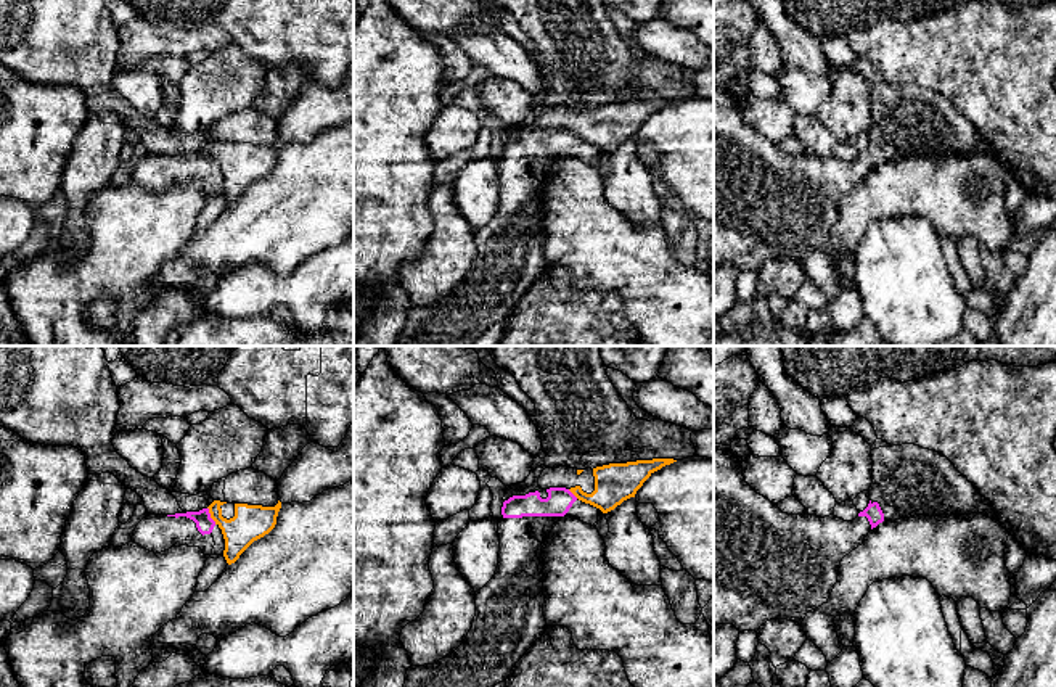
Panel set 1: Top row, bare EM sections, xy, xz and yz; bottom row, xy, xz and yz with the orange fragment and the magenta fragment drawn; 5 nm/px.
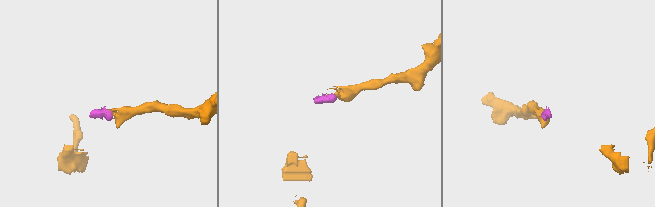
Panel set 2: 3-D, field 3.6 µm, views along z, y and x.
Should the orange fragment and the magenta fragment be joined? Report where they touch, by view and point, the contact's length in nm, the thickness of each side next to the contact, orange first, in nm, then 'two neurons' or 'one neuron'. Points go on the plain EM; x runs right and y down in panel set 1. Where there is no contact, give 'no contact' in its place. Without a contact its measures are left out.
contact xy (211, 155); length 100 nm; calibres 180 and 90 nm; two neurons

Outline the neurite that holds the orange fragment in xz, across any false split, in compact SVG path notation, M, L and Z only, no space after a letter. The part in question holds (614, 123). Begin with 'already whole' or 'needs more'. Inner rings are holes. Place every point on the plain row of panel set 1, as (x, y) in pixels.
needs more; M673 98L636 100L609 103L596 108L545 108L538 117L542 129L566 127L579 140L600 148L614 150L624 140L635 137L643 122L657 109L670 105Z

